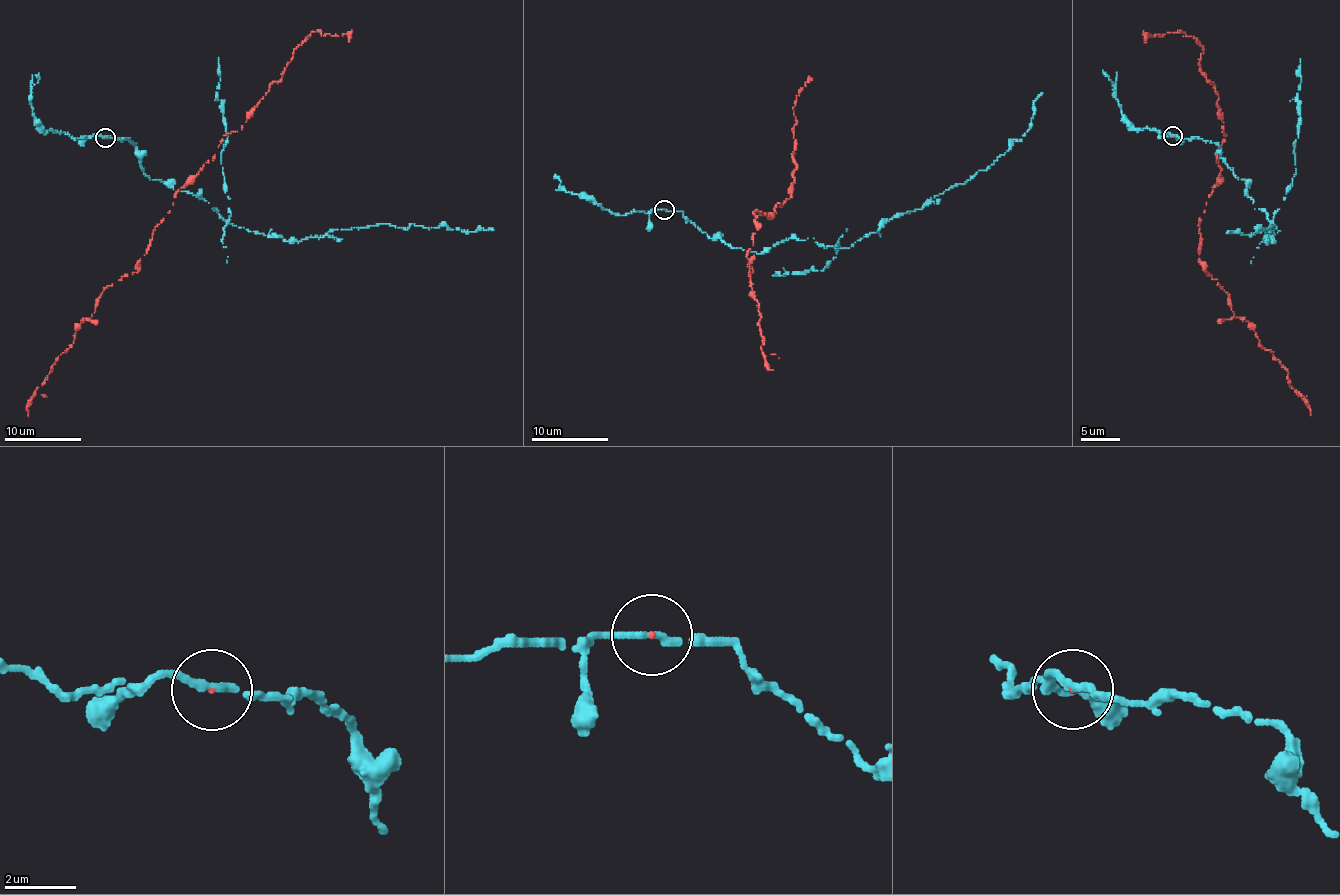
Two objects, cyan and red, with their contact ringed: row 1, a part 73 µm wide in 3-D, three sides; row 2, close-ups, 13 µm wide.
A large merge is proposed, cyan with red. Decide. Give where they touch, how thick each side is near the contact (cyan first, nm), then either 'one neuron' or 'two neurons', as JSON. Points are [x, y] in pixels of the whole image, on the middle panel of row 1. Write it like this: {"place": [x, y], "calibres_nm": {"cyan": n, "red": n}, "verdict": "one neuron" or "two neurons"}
{"place": [664, 210], "calibres_nm": {"cyan": 220, "red": 50}, "verdict": "two neurons"}

